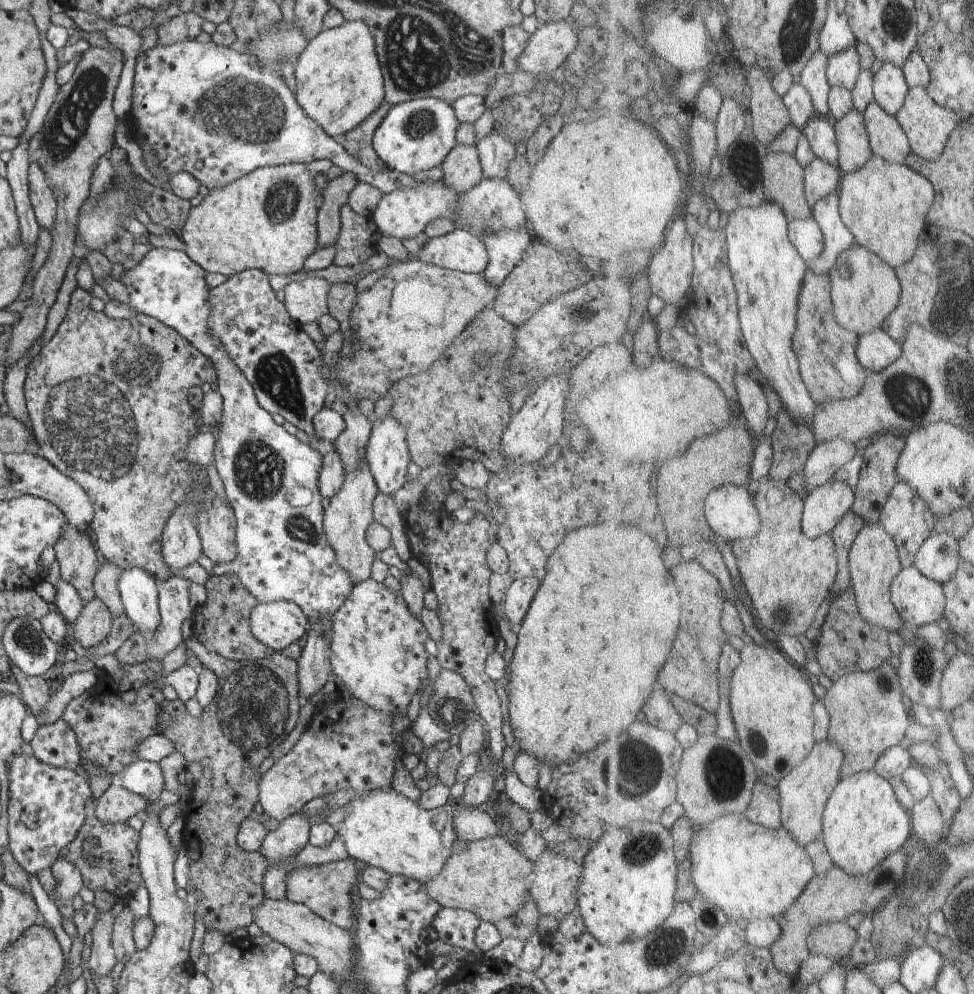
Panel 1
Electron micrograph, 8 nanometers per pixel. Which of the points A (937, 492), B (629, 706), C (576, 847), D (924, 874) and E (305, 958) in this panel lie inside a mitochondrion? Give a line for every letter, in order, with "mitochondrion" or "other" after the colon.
A: other
B: other
C: other
D: mitochondrion
E: other

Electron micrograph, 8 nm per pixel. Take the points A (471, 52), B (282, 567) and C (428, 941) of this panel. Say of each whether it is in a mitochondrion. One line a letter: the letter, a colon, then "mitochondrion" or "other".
A: mitochondrion
B: other
C: other

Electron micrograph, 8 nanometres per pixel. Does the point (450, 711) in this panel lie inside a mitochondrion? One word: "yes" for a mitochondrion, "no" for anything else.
yes

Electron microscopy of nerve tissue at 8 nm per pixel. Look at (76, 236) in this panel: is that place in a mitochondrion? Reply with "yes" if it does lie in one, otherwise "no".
no

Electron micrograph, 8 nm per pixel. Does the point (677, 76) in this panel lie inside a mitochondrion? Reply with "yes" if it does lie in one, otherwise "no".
no

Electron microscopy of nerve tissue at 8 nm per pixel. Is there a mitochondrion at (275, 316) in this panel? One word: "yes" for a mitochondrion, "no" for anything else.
no

